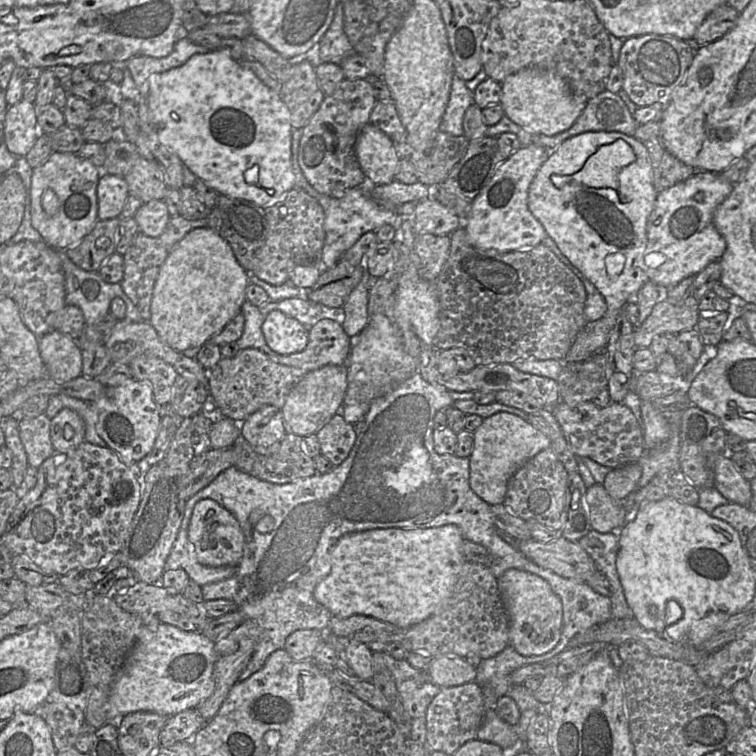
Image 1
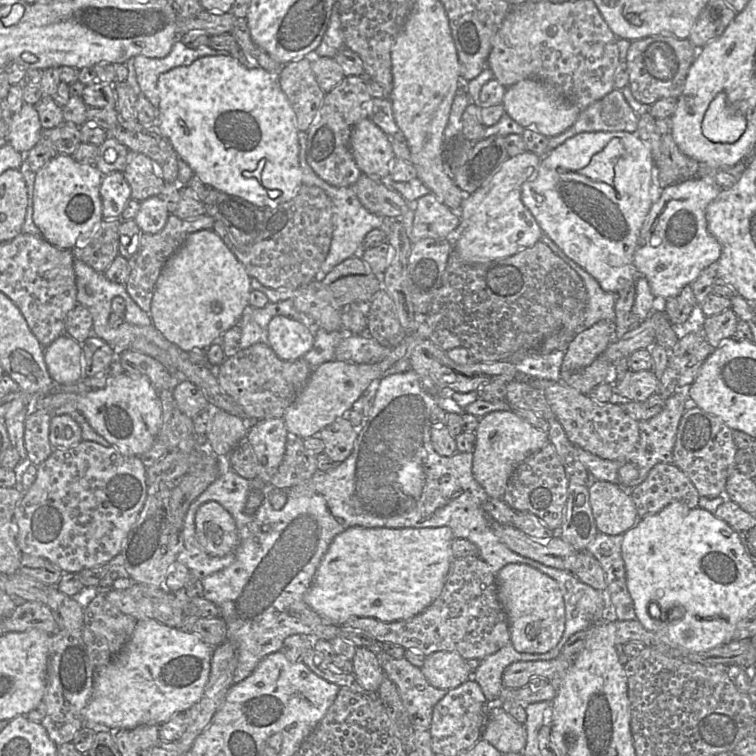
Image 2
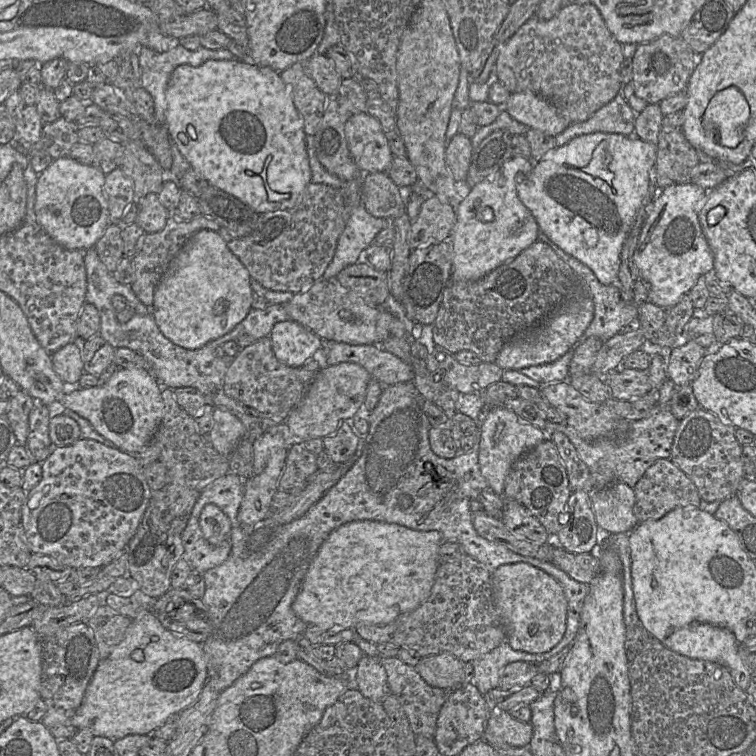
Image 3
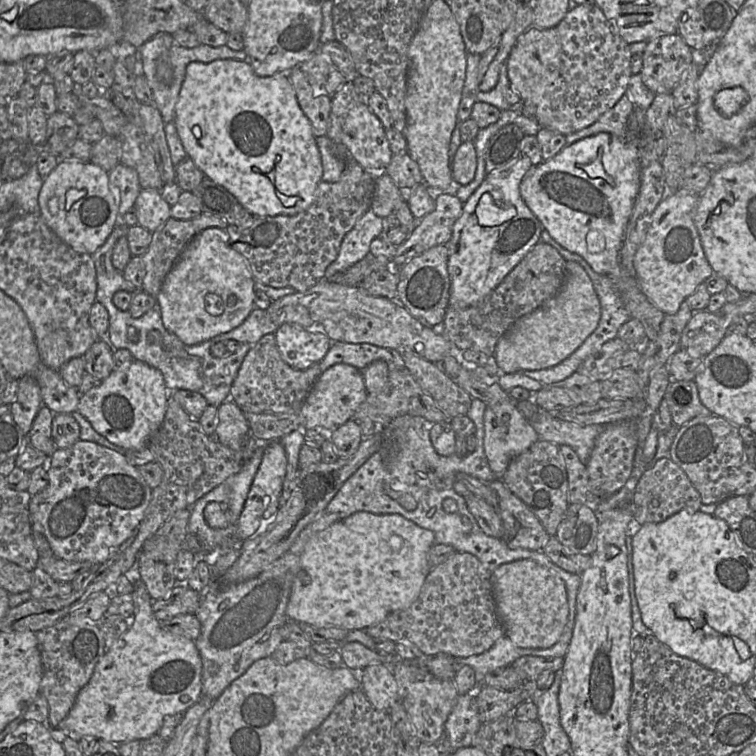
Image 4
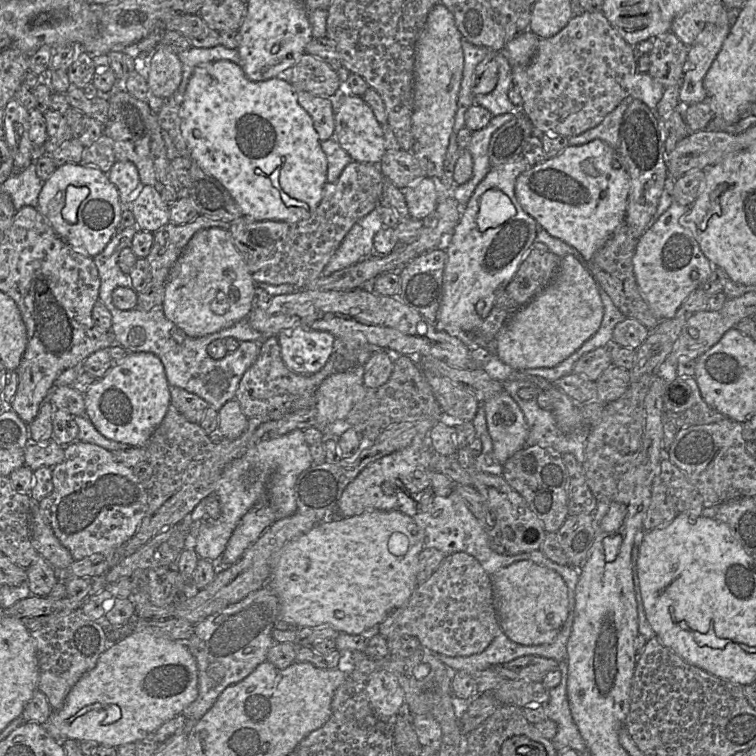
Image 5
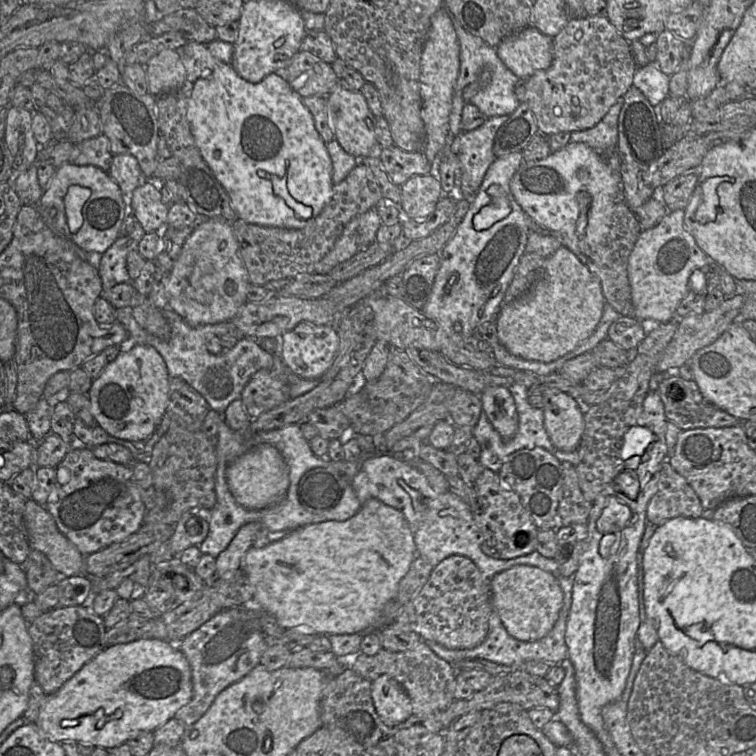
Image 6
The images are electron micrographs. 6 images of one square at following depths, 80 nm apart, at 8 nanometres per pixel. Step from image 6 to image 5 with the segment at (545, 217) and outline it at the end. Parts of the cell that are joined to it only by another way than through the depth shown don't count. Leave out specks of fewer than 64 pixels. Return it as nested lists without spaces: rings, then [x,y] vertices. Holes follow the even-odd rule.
[[[595,139],[583,145],[568,145],[559,155],[529,167],[518,176],[515,195],[540,229],[572,246],[589,261],[625,221],[630,186],[617,150]]]

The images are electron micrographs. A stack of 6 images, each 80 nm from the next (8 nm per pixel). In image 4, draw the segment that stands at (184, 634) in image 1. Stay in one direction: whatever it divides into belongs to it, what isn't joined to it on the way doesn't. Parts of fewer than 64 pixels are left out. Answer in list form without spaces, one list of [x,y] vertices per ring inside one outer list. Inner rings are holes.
[[[132,568],[131,580],[135,612],[128,630],[106,650],[94,668],[89,682],[80,690],[68,716],[58,730],[79,737],[94,736],[115,744],[143,740],[156,734],[166,716],[184,713],[202,696],[202,660],[195,642],[184,636],[164,630],[152,611],[152,598],[136,568]]]

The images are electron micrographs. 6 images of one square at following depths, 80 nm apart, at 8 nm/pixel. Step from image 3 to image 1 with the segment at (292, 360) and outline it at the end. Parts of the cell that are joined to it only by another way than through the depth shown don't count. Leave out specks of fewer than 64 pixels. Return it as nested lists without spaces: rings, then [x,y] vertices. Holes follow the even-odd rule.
[[[281,311],[269,312],[261,329],[267,345],[277,354],[298,353],[307,346],[309,329]]]

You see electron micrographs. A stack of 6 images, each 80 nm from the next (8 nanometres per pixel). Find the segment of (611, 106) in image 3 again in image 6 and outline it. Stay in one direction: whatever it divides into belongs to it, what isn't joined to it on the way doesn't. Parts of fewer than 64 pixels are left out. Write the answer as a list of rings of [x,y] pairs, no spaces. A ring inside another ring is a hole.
[[[623,97],[619,98],[605,117],[593,128],[572,132],[570,142],[584,143],[598,153],[616,151],[618,144],[618,119],[623,103]]]

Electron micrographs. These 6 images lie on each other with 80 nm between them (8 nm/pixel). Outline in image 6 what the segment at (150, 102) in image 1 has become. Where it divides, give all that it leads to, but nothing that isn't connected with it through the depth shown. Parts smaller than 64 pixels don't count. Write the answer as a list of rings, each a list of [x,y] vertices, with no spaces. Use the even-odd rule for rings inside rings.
[[[217,63],[213,68],[212,73],[208,76],[197,79],[192,85],[189,86],[187,92],[187,120],[190,125],[191,133],[195,139],[197,148],[206,164],[214,173],[215,177],[221,183],[230,197],[231,205],[236,212],[237,218],[244,220],[249,224],[256,224],[264,227],[279,227],[286,229],[302,229],[311,225],[314,219],[320,214],[323,208],[330,201],[333,194],[334,183],[332,181],[333,165],[329,152],[326,148],[326,143],[321,138],[320,134],[315,128],[313,115],[309,109],[303,104],[303,97],[297,94],[289,85],[288,81],[281,78],[276,73],[271,73],[266,76],[259,83],[250,83],[241,78],[232,64]],[[271,175],[280,178],[287,178],[286,184],[290,195],[298,202],[312,208],[312,216],[309,219],[299,218],[294,211],[285,203],[285,201],[274,194],[273,185],[269,177]]]

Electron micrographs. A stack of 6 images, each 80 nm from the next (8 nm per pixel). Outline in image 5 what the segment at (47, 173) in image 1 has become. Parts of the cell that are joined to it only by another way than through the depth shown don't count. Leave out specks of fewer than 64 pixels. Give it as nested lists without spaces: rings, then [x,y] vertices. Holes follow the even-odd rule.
[[[65,163],[56,167],[49,178],[43,182],[38,196],[38,210],[45,216],[54,231],[71,247],[91,258],[100,254],[115,235],[123,208],[124,206],[119,200],[119,191],[109,180],[108,174],[98,167],[87,166],[82,163]],[[69,185],[86,186],[90,190],[89,195],[78,207],[77,222],[75,224],[67,222],[62,216],[66,188]],[[57,195],[61,195],[58,209],[50,211],[48,204]]]

